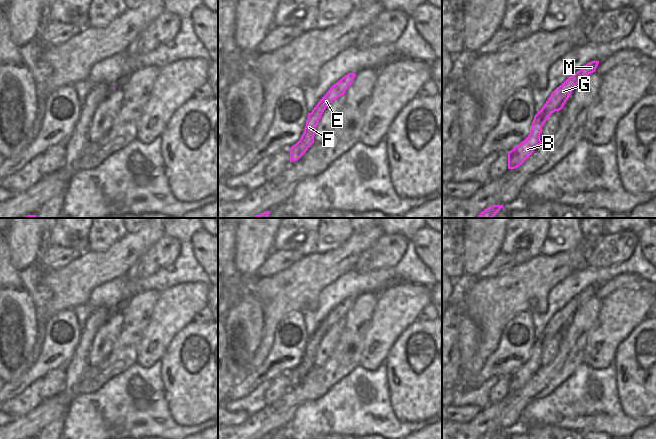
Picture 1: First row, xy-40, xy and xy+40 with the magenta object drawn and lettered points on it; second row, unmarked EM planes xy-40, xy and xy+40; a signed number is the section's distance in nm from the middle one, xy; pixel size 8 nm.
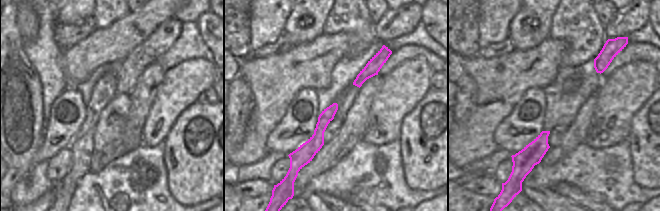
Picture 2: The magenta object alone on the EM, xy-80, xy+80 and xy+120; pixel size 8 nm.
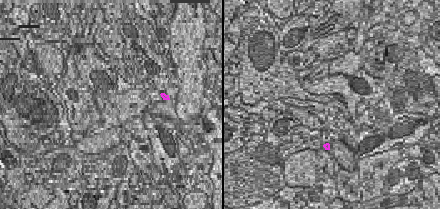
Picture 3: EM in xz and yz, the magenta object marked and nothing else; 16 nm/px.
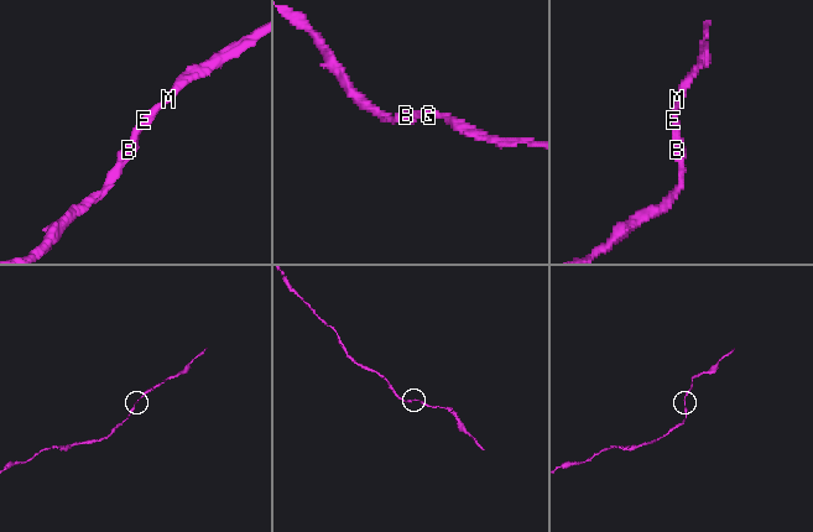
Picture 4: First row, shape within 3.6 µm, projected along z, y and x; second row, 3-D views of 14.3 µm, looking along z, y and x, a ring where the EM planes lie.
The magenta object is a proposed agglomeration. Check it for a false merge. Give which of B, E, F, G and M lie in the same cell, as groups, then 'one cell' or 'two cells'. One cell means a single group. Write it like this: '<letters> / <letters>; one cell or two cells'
B E F G M; one cell

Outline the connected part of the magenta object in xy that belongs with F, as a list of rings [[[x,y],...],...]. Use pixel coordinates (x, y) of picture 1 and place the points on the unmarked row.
[[[349,297],[342,301],[337,307],[332,309],[328,316],[320,323],[311,337],[308,337],[306,350],[300,364],[293,369],[290,374],[290,386],[300,383],[314,367],[316,350],[324,334],[338,321],[344,319],[356,298]]]

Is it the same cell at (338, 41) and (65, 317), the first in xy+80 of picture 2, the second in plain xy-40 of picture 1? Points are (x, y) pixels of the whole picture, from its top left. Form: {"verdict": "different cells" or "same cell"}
{"verdict": "different cells"}

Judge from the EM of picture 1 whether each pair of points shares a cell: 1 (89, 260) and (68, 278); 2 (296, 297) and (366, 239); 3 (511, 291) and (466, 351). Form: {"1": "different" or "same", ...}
{"1": "same", "2": "same", "3": "different"}

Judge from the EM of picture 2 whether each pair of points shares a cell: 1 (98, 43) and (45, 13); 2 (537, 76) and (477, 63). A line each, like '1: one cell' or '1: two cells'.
1: two cells
2: one cell

